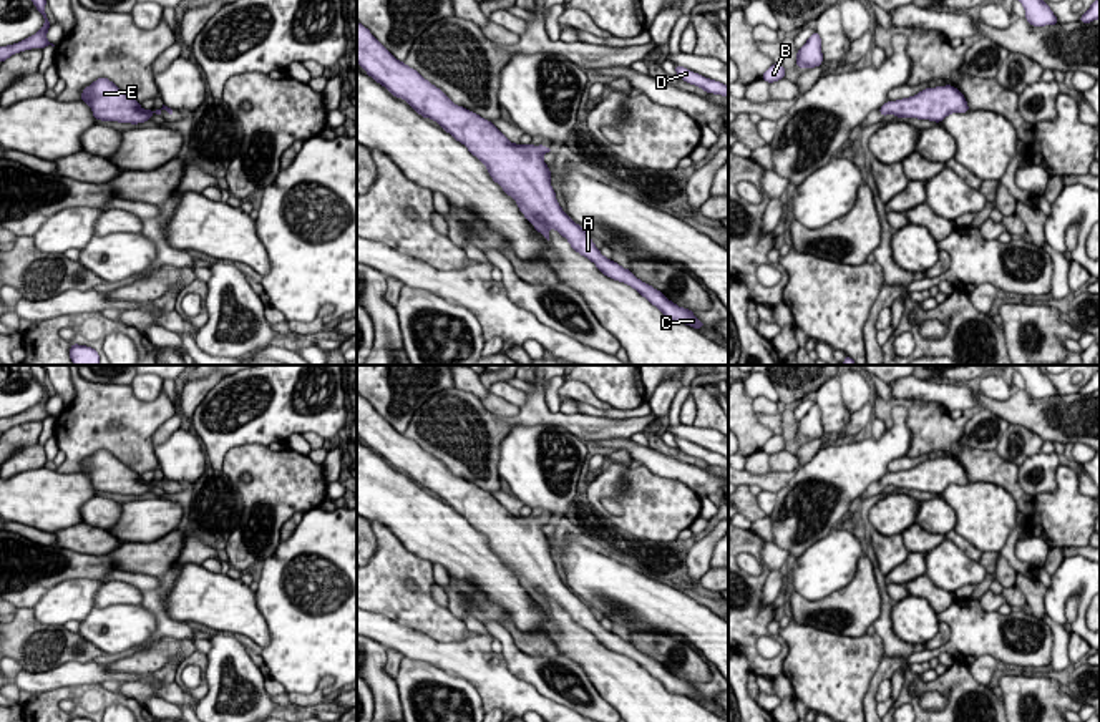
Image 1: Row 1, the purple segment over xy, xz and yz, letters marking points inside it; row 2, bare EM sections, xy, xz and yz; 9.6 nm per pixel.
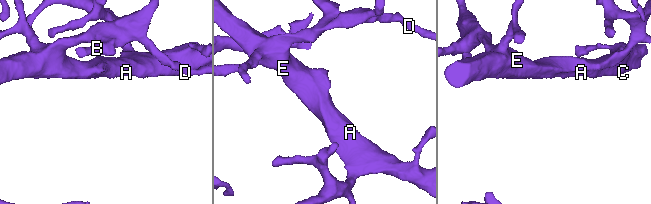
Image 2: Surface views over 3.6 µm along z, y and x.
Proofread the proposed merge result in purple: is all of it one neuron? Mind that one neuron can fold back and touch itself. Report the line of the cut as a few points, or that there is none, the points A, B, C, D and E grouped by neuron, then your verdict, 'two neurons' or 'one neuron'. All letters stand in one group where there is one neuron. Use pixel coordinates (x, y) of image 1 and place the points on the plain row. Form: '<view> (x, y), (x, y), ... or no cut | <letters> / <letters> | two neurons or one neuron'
no cut | A B C D E | one neuron

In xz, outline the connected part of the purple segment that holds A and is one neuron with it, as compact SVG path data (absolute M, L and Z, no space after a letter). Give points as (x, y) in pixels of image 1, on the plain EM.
M357 393L357 435L395 470L403 470L418 486L435 491L465 516L486 539L494 554L511 568L524 589L549 612L549 601L566 609L571 619L587 629L607 649L634 659L670 694L705 699L692 682L675 677L660 662L637 651L629 641L604 629L591 607L557 576L551 541L543 528L544 516L514 516L488 491L456 478L440 460L416 441L398 433L362 395Z

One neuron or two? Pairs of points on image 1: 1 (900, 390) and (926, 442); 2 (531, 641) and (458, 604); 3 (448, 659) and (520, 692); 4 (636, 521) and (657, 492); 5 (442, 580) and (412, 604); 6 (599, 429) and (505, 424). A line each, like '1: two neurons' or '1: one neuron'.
1: two neurons
2: one neuron
3: one neuron
4: one neuron
5: two neurons
6: one neuron

